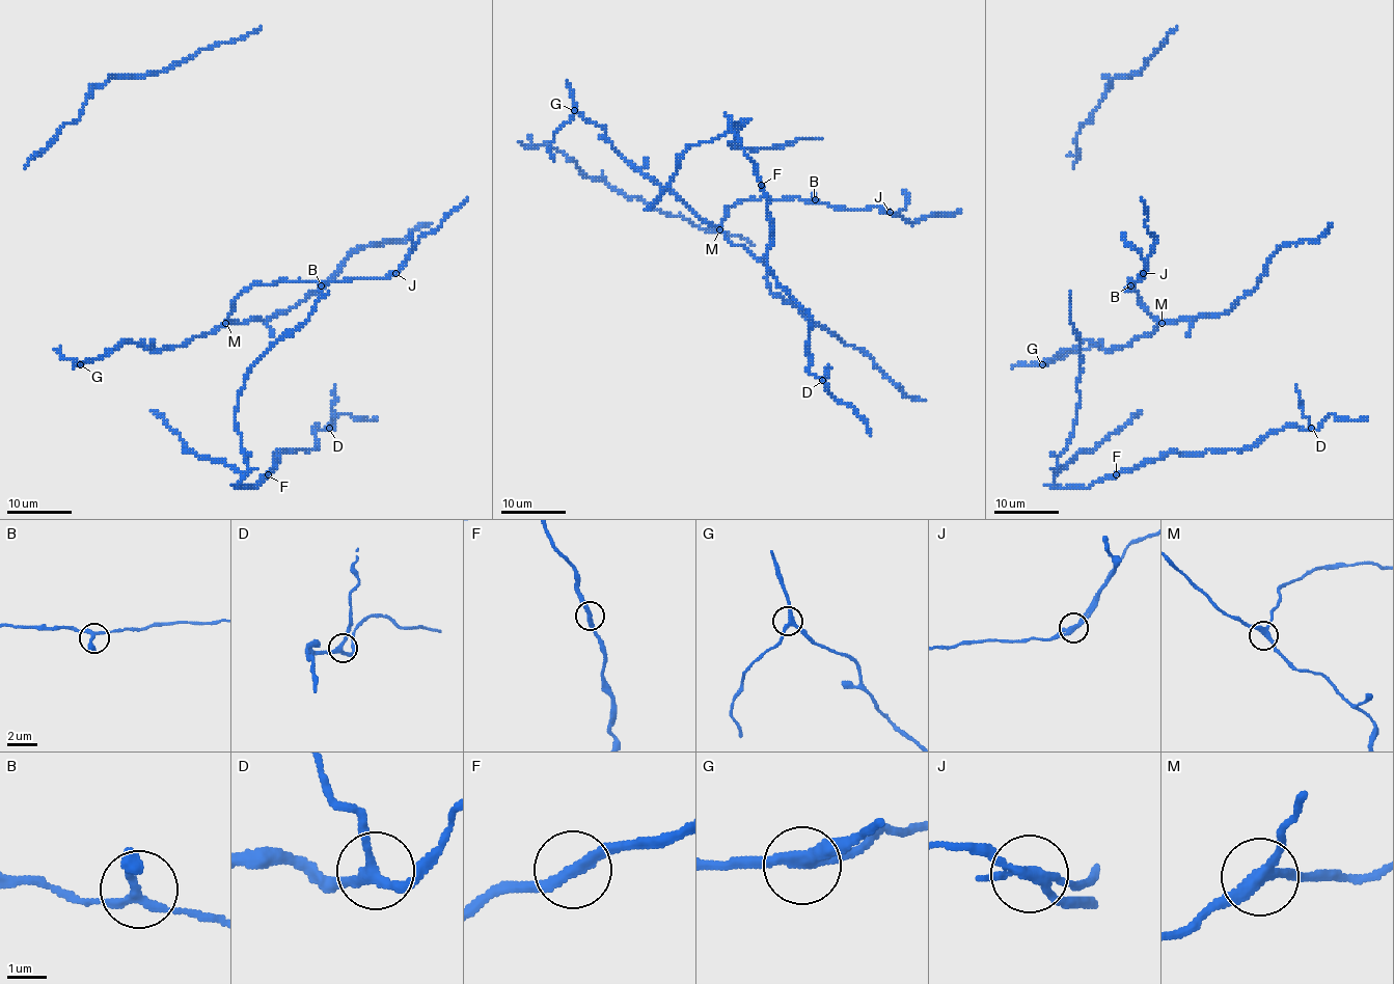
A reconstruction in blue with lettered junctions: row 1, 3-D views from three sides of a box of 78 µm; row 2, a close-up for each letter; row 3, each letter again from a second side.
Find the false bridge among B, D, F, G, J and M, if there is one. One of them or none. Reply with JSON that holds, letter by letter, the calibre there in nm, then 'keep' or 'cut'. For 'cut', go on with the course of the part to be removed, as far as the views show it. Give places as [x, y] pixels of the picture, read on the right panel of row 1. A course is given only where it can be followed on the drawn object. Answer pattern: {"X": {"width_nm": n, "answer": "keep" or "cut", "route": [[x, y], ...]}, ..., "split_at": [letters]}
{"B": {"width_nm": 240, "answer": "keep"}, "D": {"width_nm": 220, "answer": "keep"}, "F": {"width_nm": 280, "answer": "keep"}, "G": {"width_nm": 280, "answer": "keep"}, "J": {"width_nm": 240, "answer": "cut", "route": [[1144, 272], [1142, 254], [1127, 242], [1122, 233]]}, "M": {"width_nm": 280, "answer": "keep"}, "split_at": ["J"]}

